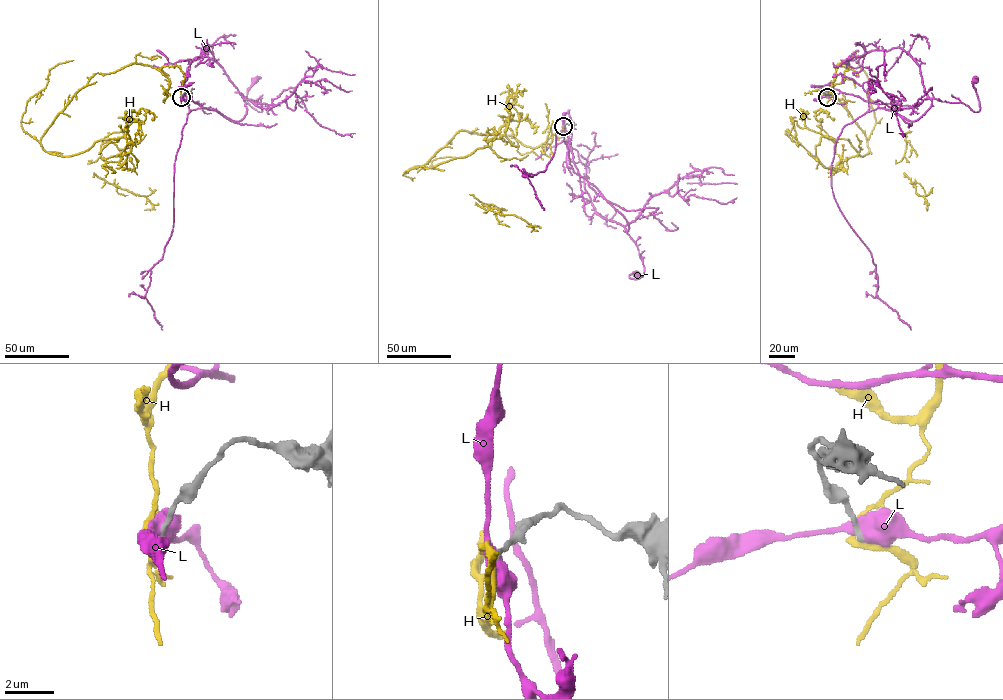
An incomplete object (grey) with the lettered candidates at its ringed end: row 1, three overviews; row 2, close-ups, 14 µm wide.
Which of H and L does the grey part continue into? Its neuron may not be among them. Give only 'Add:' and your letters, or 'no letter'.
Add: no letter

